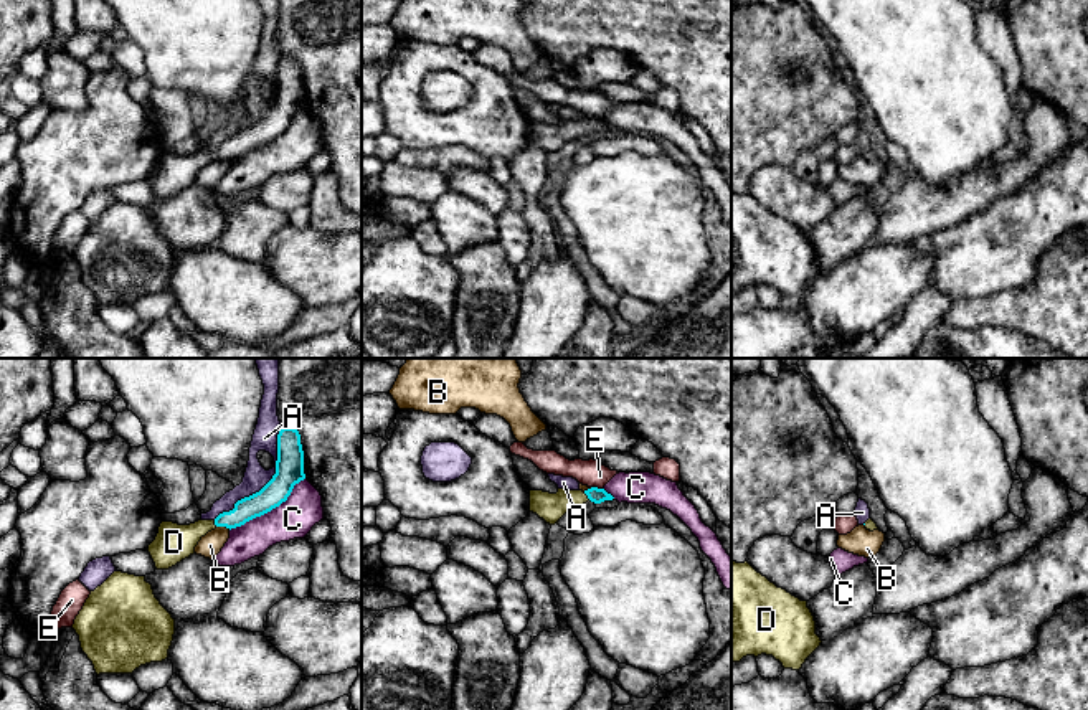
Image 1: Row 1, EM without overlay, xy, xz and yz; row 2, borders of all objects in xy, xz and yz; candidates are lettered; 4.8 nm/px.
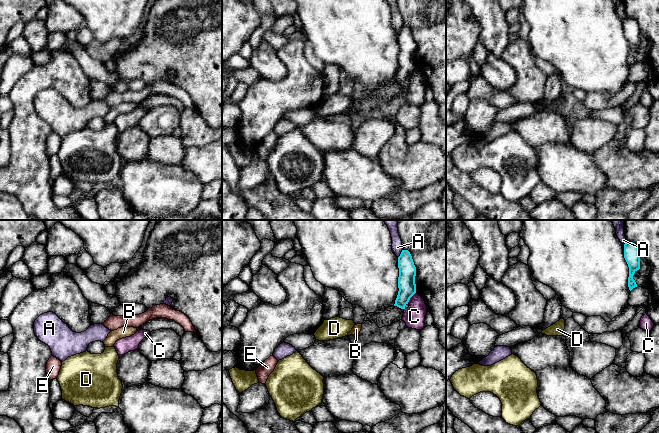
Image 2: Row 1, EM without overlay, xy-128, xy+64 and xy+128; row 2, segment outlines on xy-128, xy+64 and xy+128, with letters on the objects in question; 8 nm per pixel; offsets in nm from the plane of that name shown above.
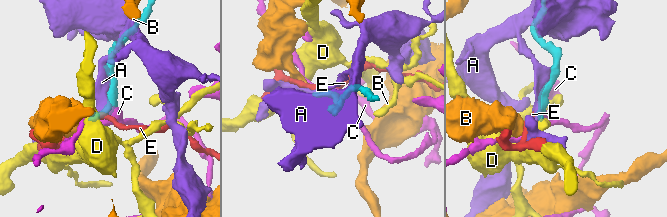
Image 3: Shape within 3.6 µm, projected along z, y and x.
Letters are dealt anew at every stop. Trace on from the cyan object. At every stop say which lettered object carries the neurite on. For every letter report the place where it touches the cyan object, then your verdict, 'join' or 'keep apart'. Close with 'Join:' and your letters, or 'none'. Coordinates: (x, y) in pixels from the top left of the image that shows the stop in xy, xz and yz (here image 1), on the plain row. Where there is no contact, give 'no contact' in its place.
A: xy (268, 113) | keep apart
B: xy (223, 156) | keep apart
C: xy (269, 141) | keep apart
D: xz (586, 124) | join
E: xz (596, 118) | keep apart
Join: D

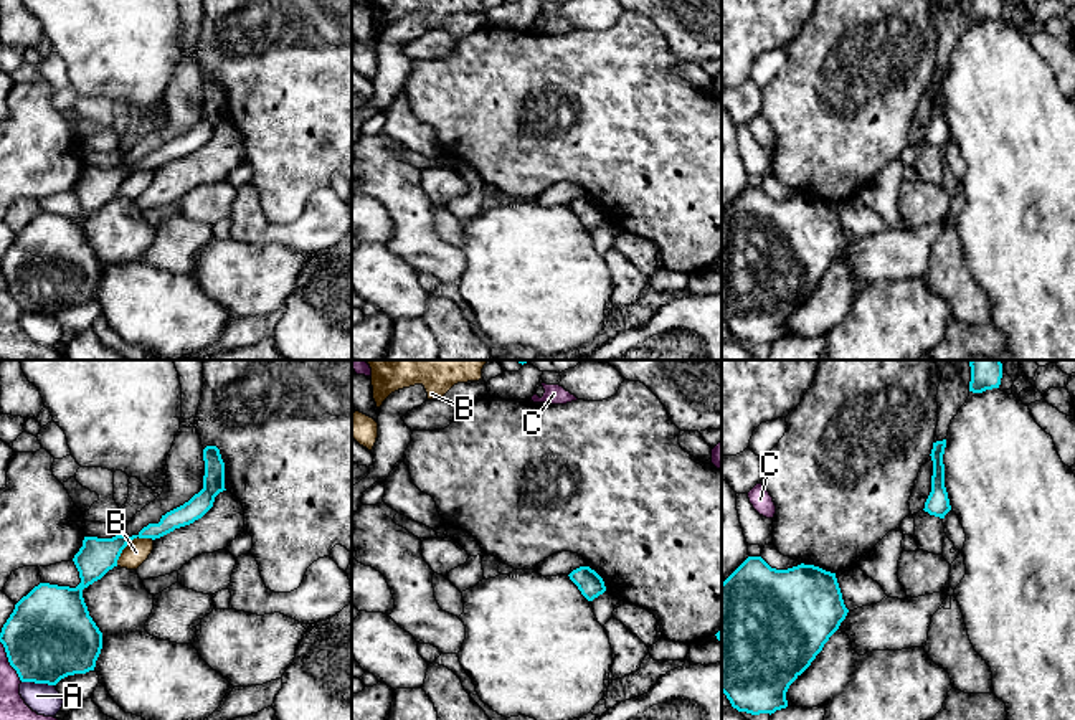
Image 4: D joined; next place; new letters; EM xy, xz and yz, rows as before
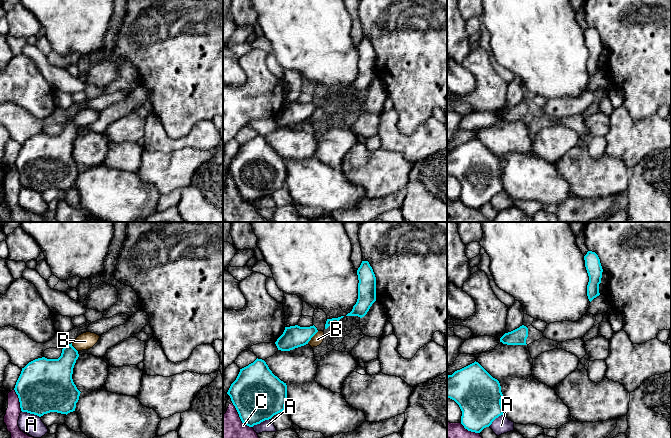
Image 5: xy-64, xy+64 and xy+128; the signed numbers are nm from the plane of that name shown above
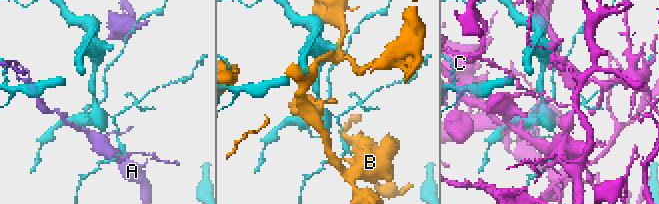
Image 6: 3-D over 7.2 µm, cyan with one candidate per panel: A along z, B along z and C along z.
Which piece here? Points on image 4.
A: xy (38, 312) | keep apart
B: xy (129, 172) | keep apart
C: xy (9, 291) | keep apart
Join: none

